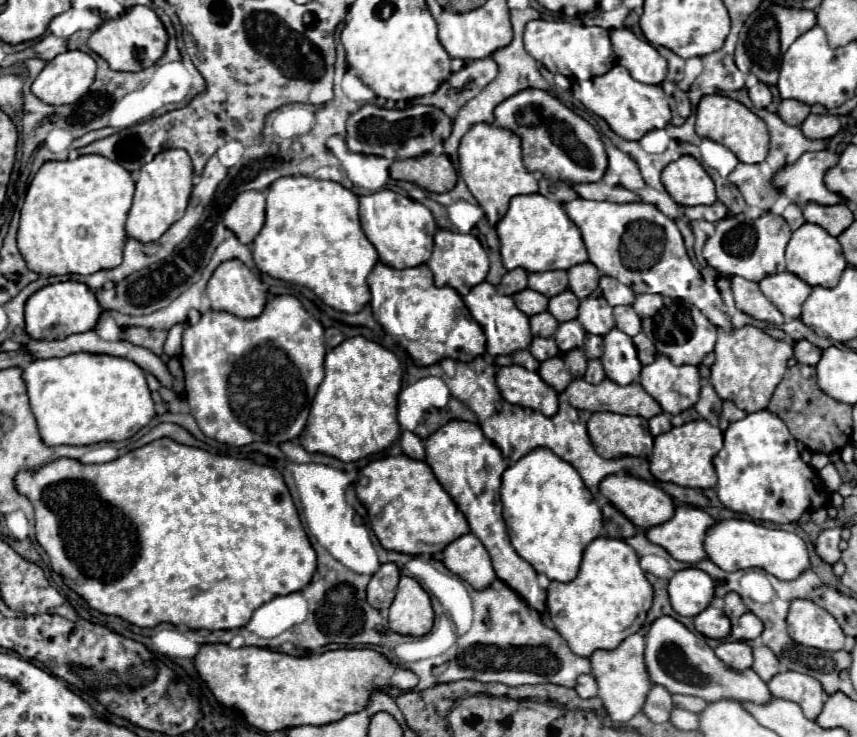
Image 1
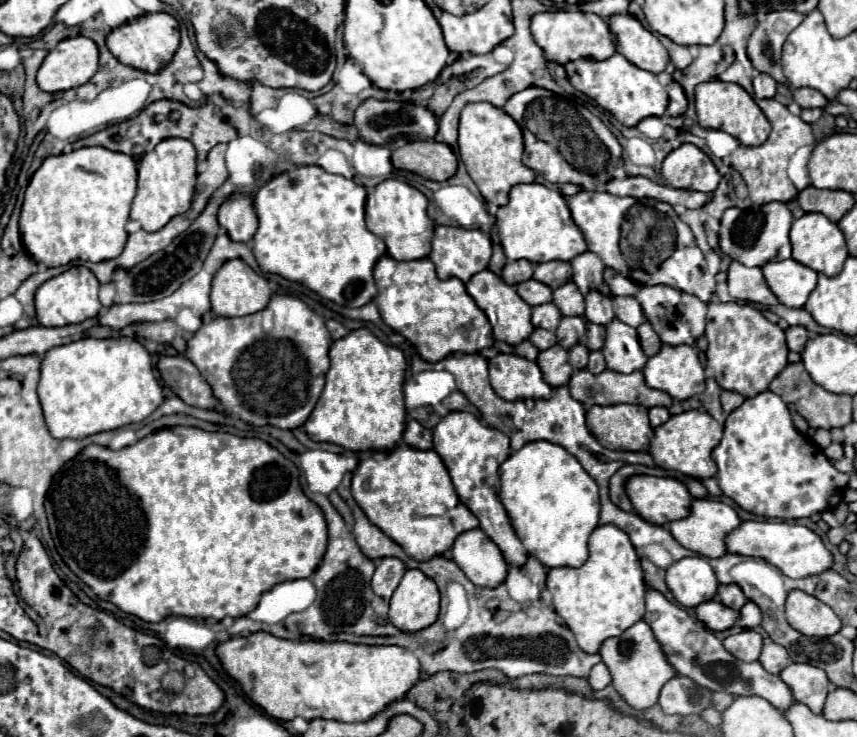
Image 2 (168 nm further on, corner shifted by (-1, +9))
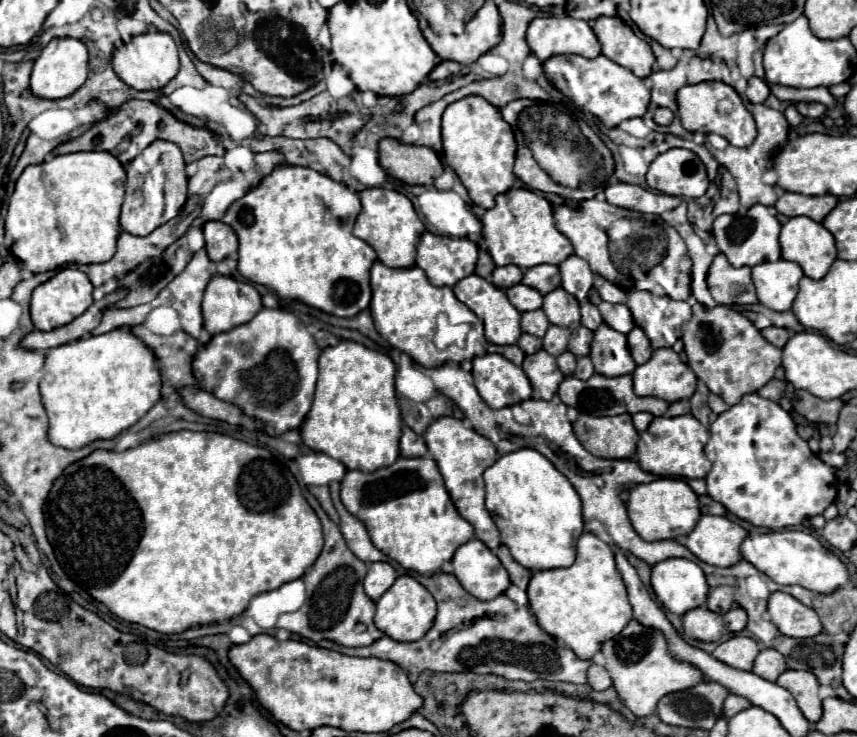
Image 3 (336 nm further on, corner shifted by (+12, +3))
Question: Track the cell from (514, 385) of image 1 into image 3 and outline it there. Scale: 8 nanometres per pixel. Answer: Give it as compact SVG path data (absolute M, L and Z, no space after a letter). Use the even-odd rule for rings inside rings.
M484 354L472 360L474 382L484 402L498 410L520 404L532 396L524 370L500 354Z

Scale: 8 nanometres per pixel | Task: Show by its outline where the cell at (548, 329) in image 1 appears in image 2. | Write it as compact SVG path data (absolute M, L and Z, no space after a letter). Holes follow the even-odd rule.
M541 304L541 306L533 306L533 318L531 322L537 326L537 328L545 328L545 330L551 330L555 332L557 324L561 320L561 312L555 304Z

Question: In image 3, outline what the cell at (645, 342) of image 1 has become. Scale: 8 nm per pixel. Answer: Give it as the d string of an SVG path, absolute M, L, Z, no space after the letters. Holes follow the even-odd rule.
M638 326L628 334L628 348L630 348L630 354L636 364L644 364L652 356L650 340L646 338L646 334Z

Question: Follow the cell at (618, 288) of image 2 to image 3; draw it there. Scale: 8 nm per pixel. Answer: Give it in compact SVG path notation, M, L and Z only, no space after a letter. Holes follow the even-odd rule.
M594 276L594 288L600 292L602 300L606 300L606 302L624 304L624 302L626 302L626 298L628 298L628 294L626 294L622 288L618 288L616 284L612 284L612 282L604 280L602 276Z

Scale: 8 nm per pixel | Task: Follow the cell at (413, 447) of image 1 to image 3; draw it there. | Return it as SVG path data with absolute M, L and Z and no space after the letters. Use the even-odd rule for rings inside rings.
M404 426L402 430L402 438L400 438L400 456L404 458L420 458L426 456L428 448L426 442L420 434L416 434L414 430L410 430L408 426Z

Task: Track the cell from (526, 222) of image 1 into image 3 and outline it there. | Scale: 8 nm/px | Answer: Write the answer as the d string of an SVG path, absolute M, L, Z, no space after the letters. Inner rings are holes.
M528 188L508 190L496 196L496 206L486 210L482 216L482 236L488 244L488 252L496 266L516 264L522 270L538 264L560 264L564 258L574 254L570 240L558 232L552 216L551 203Z

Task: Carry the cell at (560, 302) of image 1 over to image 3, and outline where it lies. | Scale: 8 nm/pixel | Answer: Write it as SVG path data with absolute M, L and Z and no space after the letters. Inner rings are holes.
M556 288L550 294L546 294L542 310L546 312L550 324L556 326L564 326L564 328L574 326L580 320L578 300L572 298L564 288Z

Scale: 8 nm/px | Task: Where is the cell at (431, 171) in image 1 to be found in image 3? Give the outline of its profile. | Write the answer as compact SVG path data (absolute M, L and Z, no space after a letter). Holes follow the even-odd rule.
M394 138L380 140L380 166L388 176L406 184L432 186L434 178L444 172L438 154L426 146L402 144Z

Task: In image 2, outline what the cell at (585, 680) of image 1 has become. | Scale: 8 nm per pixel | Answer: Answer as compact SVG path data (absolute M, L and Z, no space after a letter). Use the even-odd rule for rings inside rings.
M599 662L599 664L595 664L591 668L589 684L591 684L593 690L601 690L601 688L605 688L605 686L611 684L611 674L609 674L609 670L607 670L607 666L603 662Z

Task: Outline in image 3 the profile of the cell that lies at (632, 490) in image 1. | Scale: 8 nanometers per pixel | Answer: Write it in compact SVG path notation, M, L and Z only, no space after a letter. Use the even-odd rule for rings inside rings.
M658 478L648 484L632 486L628 490L626 508L634 530L648 542L686 536L694 528L696 520L700 518L698 498L692 492L692 488L680 478Z

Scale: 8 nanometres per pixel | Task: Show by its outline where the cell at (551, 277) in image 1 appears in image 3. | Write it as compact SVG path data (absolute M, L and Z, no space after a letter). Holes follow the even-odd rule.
M540 264L534 268L528 268L524 272L522 284L536 288L542 296L556 290L560 286L560 274L558 274L558 266L552 264Z

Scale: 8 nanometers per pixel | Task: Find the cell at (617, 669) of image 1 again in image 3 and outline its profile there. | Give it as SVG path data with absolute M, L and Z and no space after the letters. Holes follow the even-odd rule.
M630 620L628 626L612 640L602 644L602 654L606 658L604 668L612 678L612 686L618 692L618 698L634 716L648 716L656 710L656 704L662 696L678 690L686 690L702 682L700 670L690 664L674 660L666 650L666 640L658 630L646 628L636 620Z

